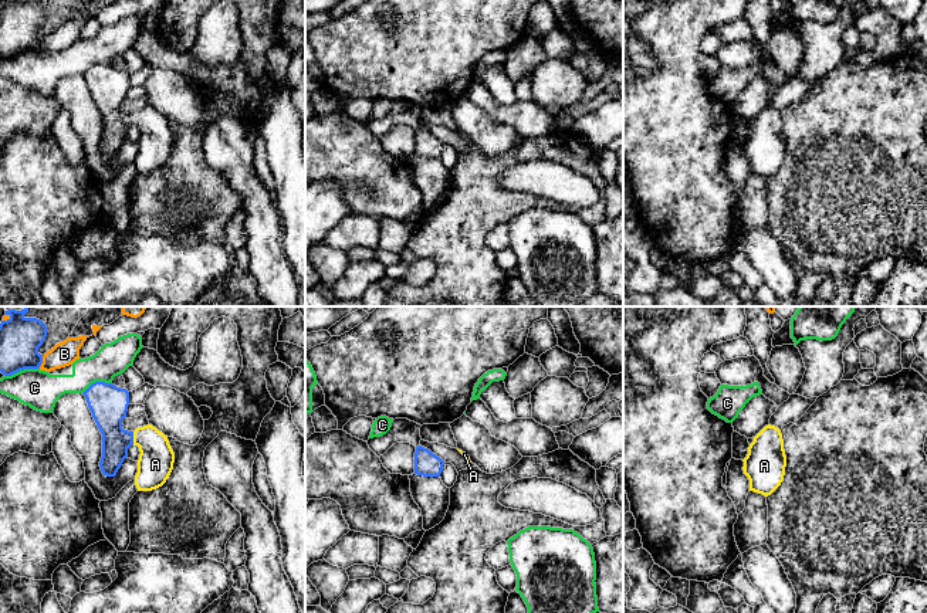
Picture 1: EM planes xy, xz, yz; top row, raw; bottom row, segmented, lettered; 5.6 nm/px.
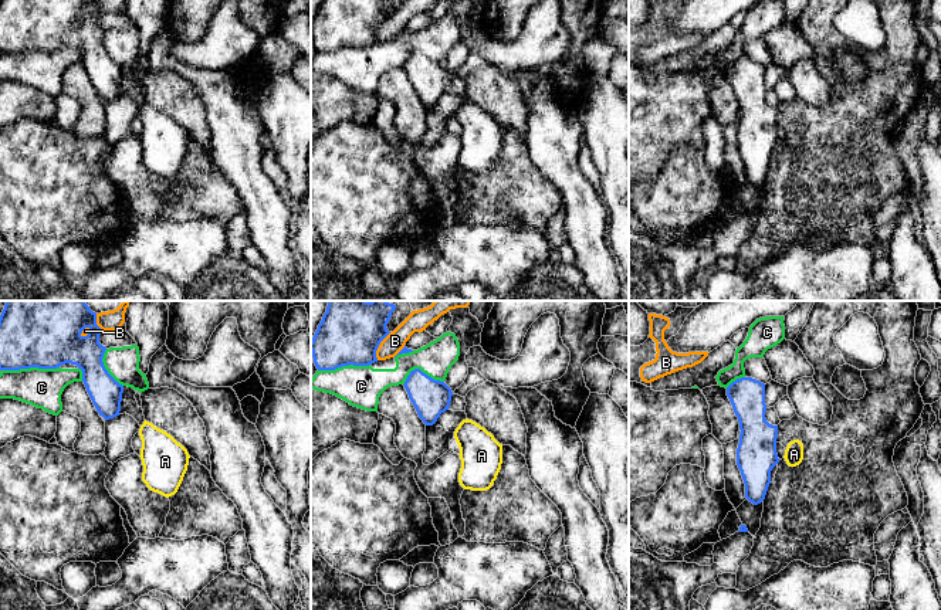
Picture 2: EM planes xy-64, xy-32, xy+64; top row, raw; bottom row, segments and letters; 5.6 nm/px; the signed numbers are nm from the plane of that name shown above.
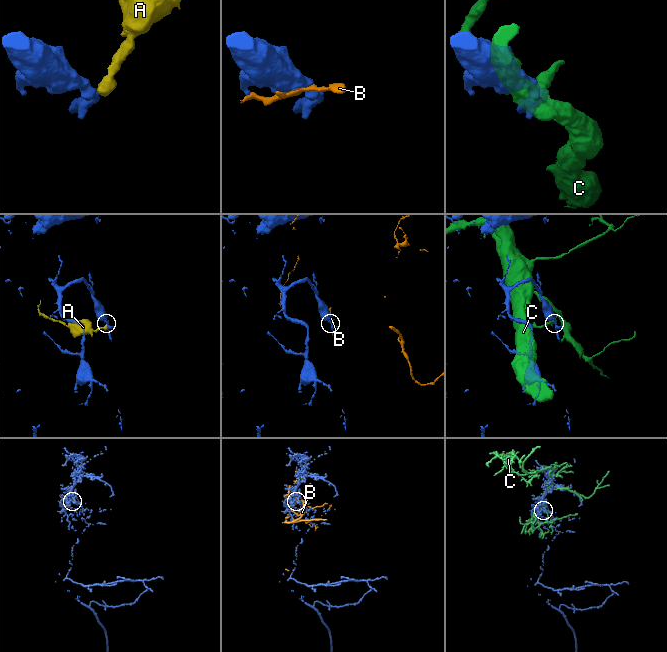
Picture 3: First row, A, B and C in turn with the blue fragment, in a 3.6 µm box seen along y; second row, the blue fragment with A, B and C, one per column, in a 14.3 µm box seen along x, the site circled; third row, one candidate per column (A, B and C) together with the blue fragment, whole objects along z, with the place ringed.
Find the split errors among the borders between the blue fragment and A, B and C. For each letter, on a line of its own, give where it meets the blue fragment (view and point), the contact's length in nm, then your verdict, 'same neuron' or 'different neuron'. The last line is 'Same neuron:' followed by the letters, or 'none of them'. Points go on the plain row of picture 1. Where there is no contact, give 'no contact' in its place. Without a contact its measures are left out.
A: xy (132, 119) | 70 nm | same neuron
B: xy (41, 44) | 90 nm | different neuron
C: xy (22, 51) | 200 nm | different neuron
Same neuron: A

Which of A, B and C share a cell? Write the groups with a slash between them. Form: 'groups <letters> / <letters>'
groups A / B / C

